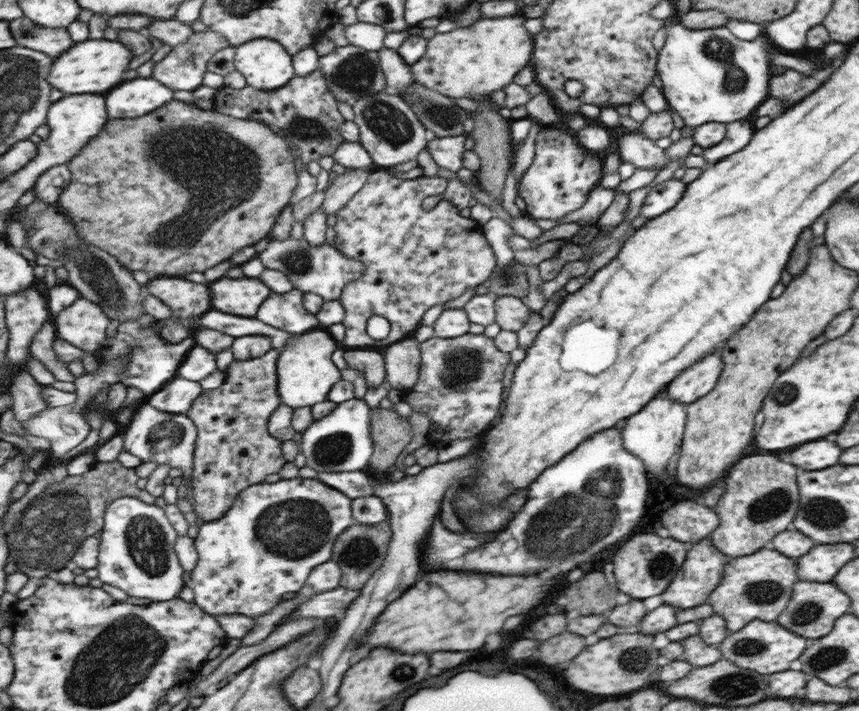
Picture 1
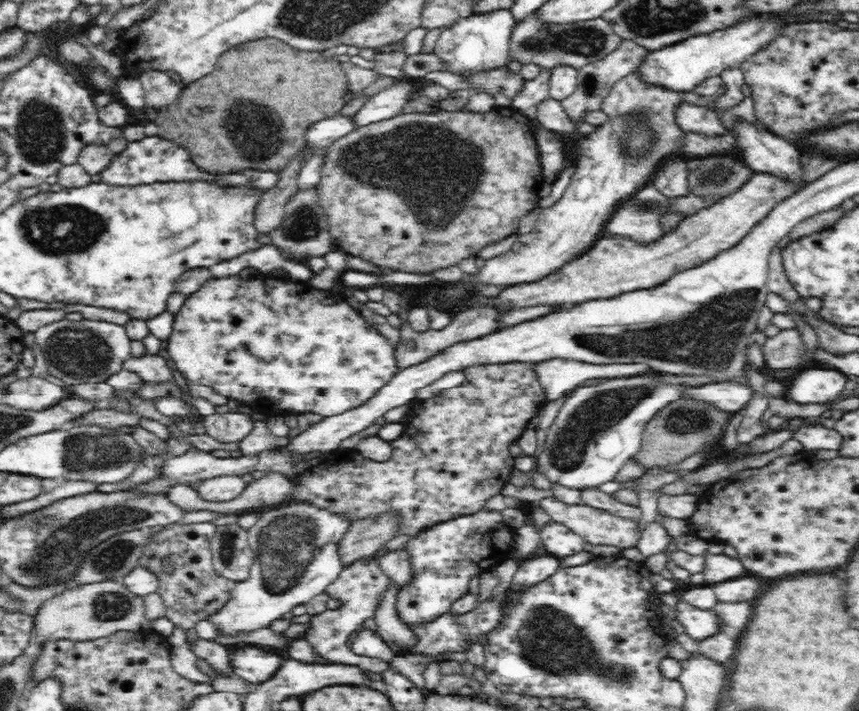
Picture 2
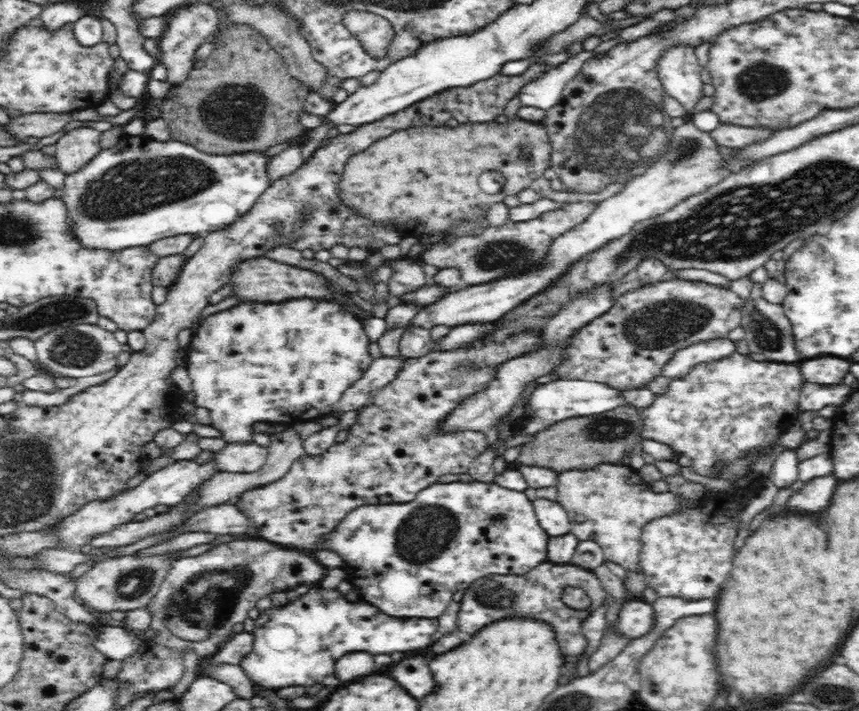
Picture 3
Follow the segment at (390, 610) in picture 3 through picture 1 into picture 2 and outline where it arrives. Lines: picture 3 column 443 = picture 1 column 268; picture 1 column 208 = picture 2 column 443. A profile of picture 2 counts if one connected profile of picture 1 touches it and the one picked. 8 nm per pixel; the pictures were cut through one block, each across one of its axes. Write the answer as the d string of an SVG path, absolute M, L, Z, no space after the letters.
M481 510L474 515L464 515L464 518L440 522L435 526L426 528L405 546L411 552L416 578L412 584L400 588L395 606L396 613L405 622L428 622L428 620L448 612L454 601L468 592L471 577L480 575L488 569L496 568L502 560L509 557L508 551L511 550L512 542L514 542L513 530L497 512Z

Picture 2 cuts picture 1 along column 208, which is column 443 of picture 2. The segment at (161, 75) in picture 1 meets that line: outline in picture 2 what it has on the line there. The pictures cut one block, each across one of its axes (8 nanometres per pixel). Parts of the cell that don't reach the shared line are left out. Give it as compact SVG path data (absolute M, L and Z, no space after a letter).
M506 9L478 16L458 17L454 24L440 34L432 50L443 66L438 72L469 79L478 74L504 69L512 60L512 34L516 30L515 26L511 11Z

